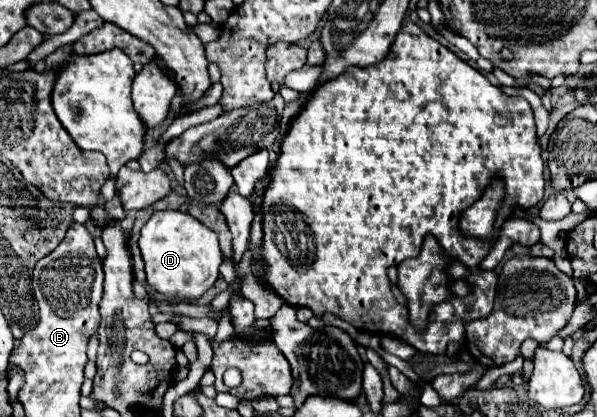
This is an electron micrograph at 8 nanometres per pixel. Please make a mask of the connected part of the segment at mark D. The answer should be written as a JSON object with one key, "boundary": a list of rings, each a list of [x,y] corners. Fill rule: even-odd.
{"boundary":[[[156,211],[142,227],[138,245],[146,265],[146,277],[150,287],[166,299],[198,299],[218,279],[218,267],[222,263],[218,237],[190,213]]]}

